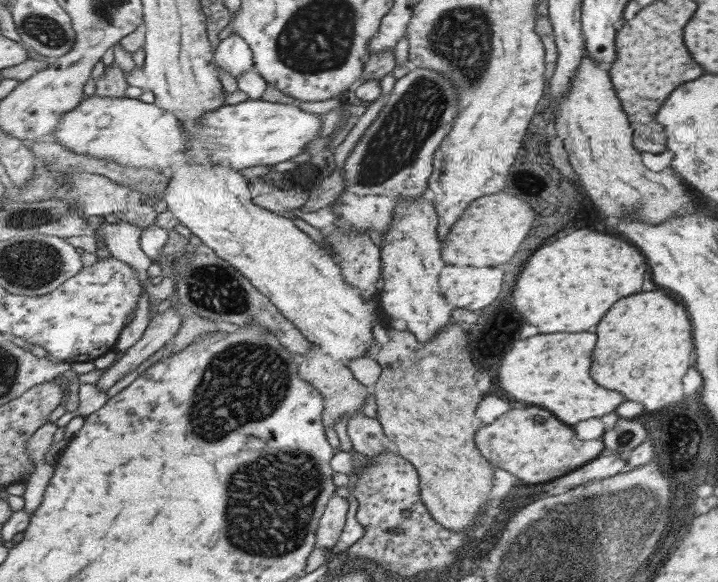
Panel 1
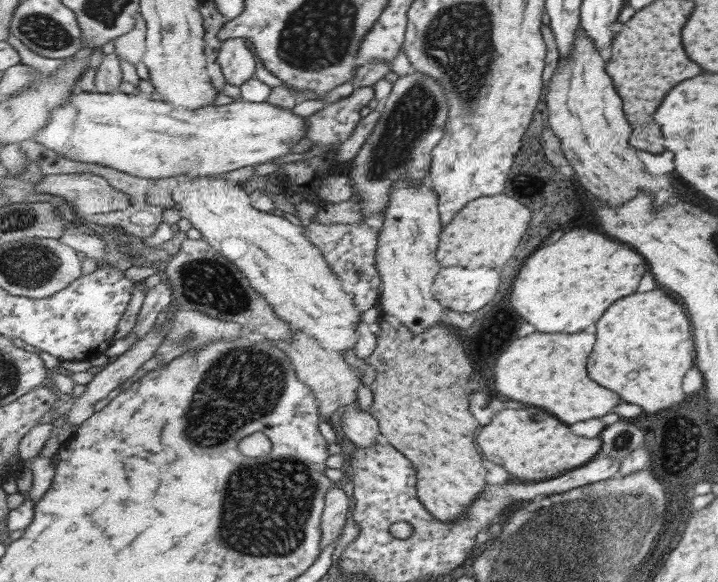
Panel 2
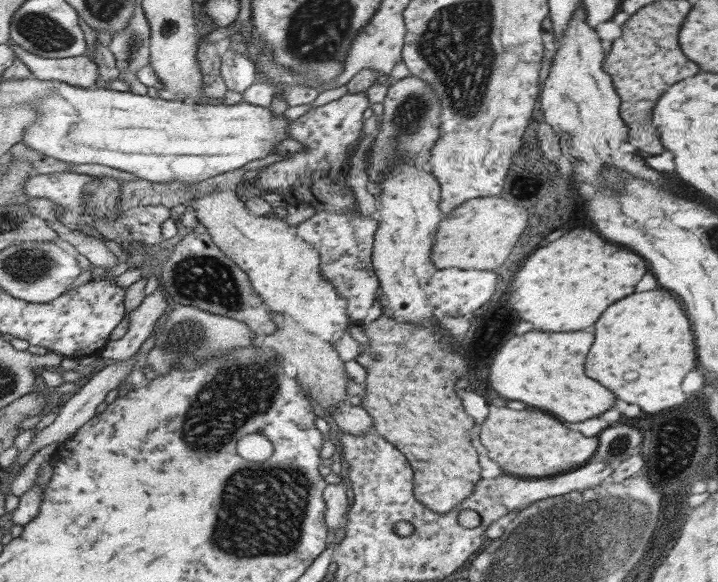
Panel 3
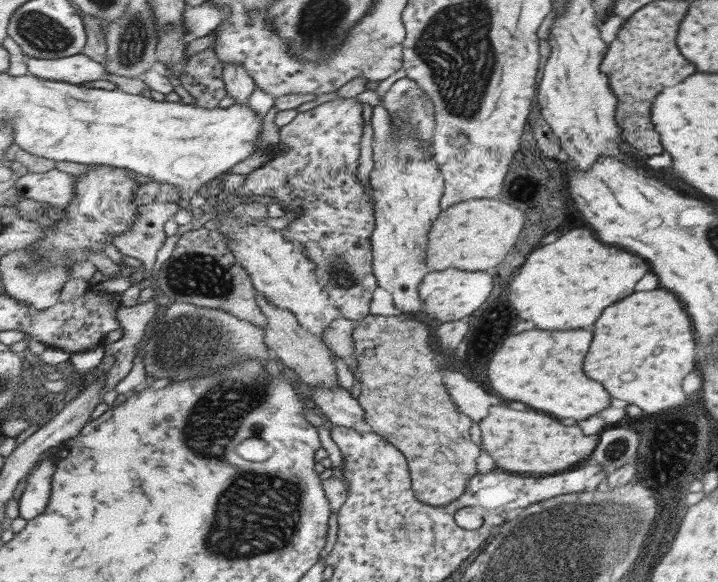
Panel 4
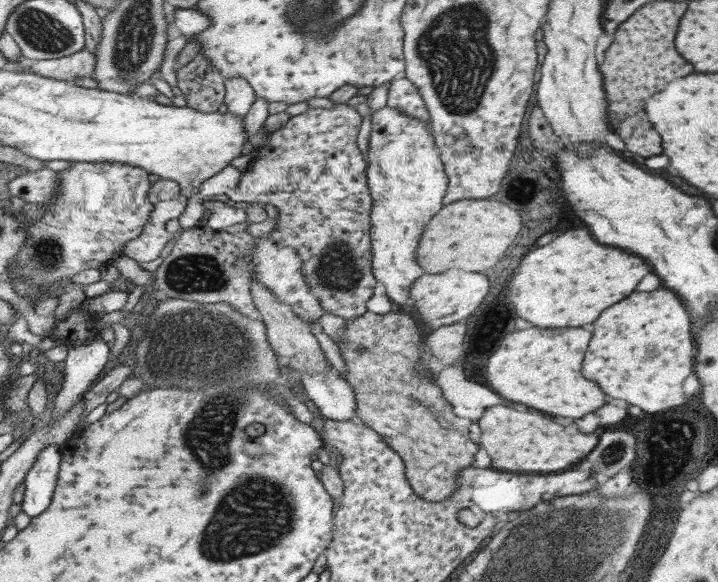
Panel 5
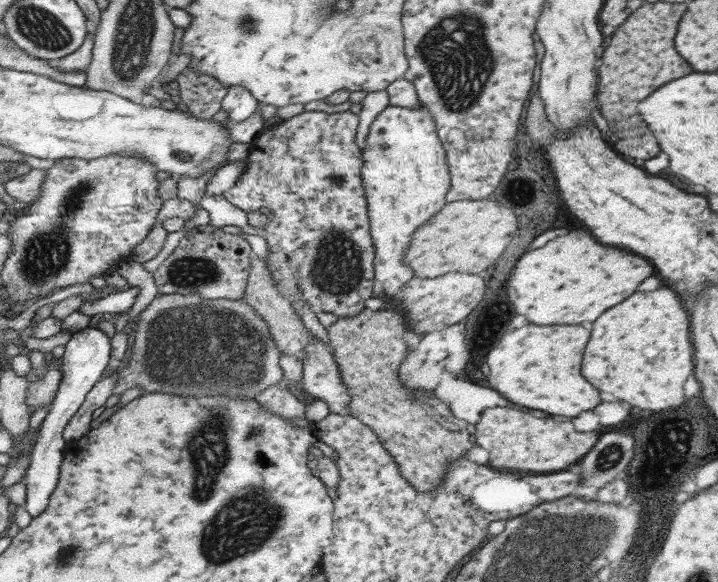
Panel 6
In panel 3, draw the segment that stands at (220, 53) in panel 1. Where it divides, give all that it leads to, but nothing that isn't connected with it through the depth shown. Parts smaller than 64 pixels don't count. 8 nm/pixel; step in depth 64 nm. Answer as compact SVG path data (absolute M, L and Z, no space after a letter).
M227 50L221 56L221 64L223 64L223 78L229 86L229 90L239 92L241 96L257 82L257 64L249 58L249 54L237 52L237 50Z

